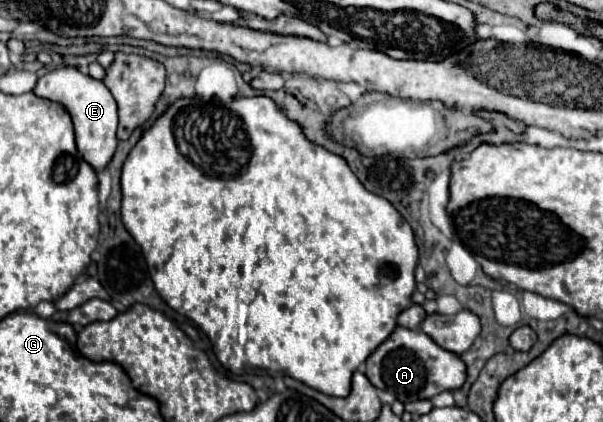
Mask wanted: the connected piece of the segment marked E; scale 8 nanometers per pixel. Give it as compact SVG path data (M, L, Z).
M64 65L64 67L58 67L58 69L38 77L34 93L42 99L50 99L50 101L64 105L64 109L70 113L72 123L74 123L78 153L96 171L102 171L110 163L110 159L116 151L116 145L118 145L118 139L116 139L118 113L116 113L116 101L110 95L110 89L102 81L92 79L90 75L84 75L76 67Z

